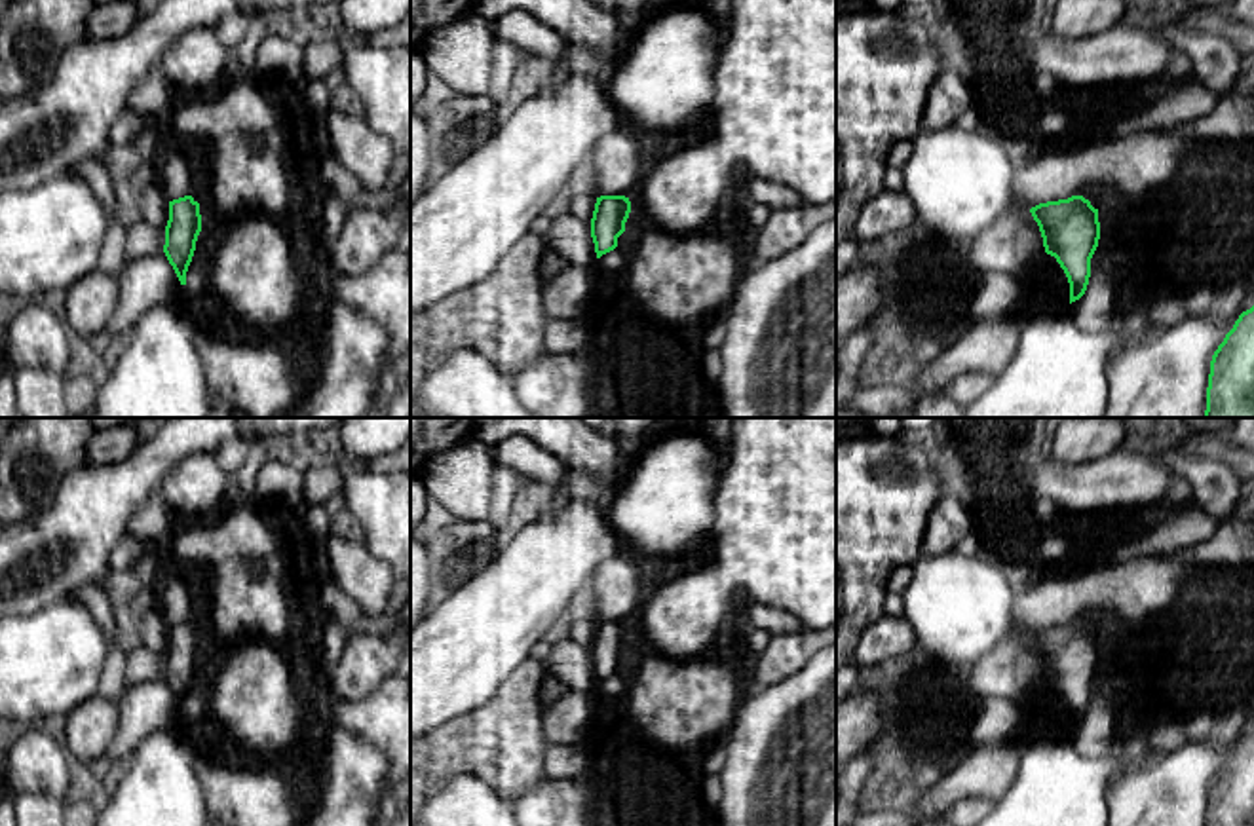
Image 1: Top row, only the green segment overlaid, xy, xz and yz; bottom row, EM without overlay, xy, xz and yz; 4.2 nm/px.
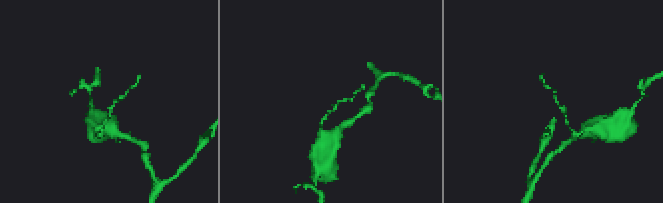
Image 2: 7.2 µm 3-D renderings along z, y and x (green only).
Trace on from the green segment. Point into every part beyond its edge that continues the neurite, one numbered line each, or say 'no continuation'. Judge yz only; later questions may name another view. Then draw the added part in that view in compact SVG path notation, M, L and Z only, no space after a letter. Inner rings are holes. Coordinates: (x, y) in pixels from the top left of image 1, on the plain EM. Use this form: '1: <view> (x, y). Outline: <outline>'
no continuation

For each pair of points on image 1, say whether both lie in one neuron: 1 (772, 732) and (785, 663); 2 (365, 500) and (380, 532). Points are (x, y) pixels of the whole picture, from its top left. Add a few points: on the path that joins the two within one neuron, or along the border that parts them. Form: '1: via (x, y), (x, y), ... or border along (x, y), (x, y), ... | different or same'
1: border along (816, 652), (797, 671), (772, 684), (749, 690) | different
2: via (373, 507), (380, 515), (380, 525) | same

